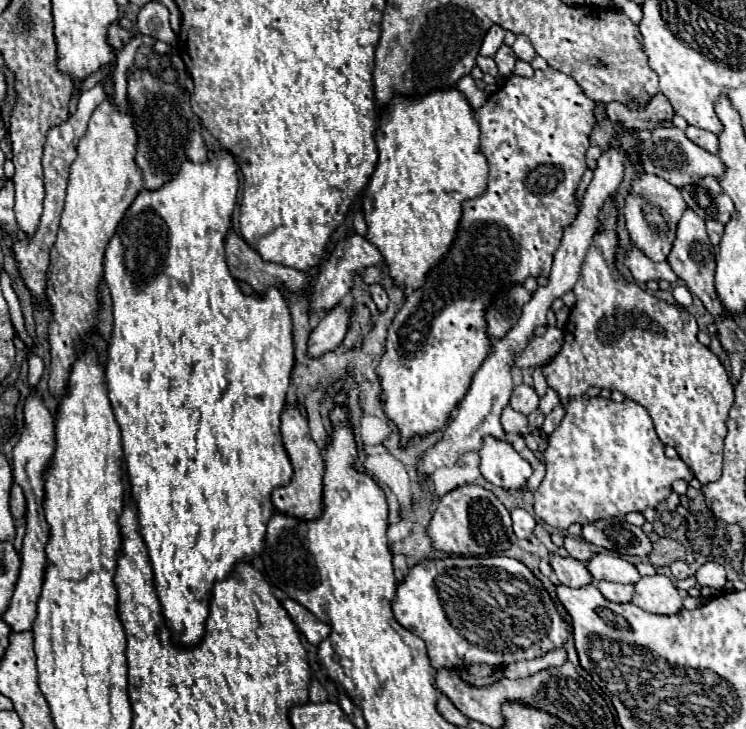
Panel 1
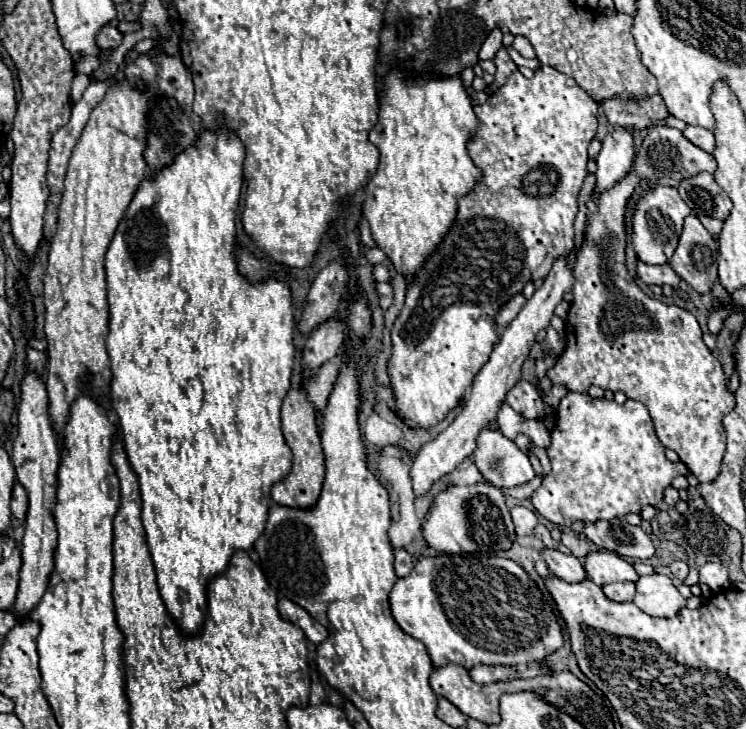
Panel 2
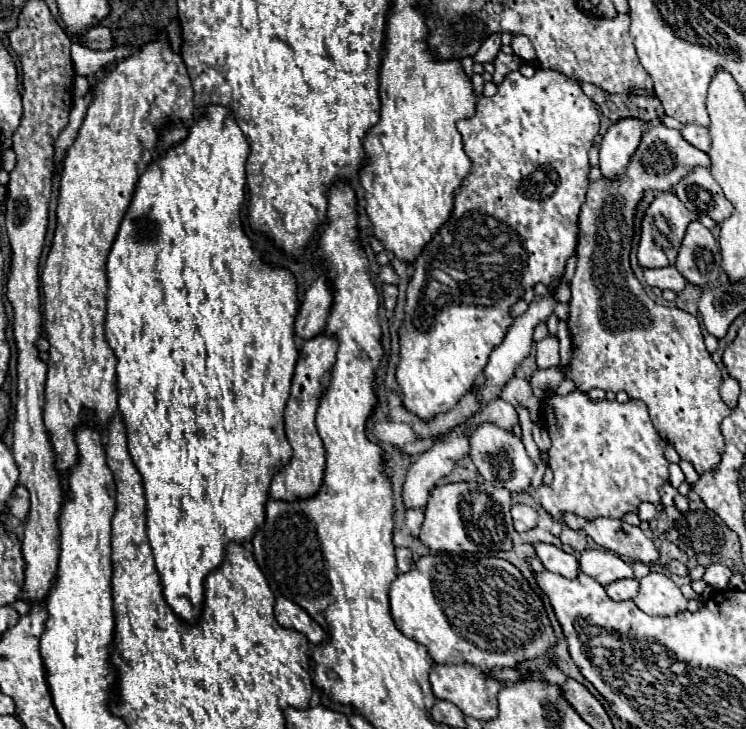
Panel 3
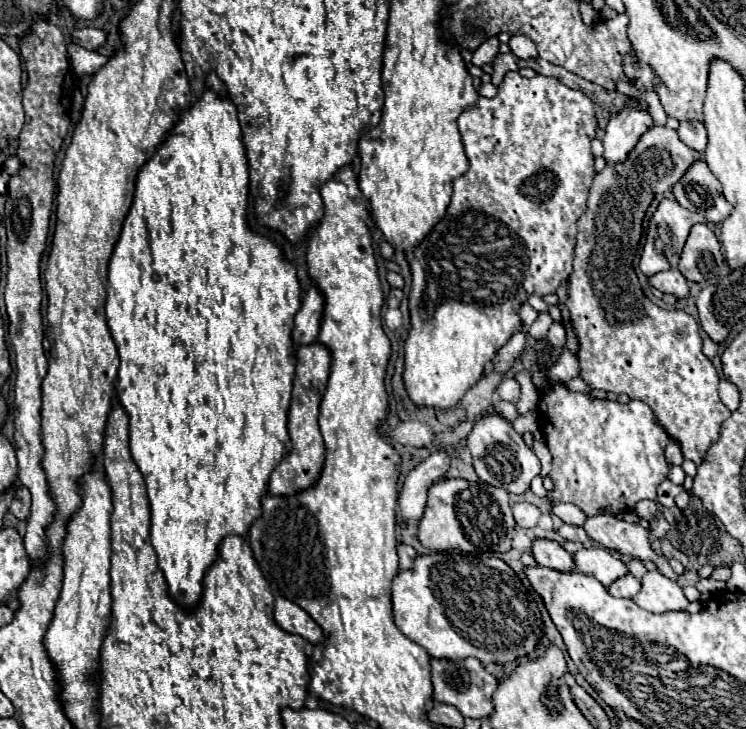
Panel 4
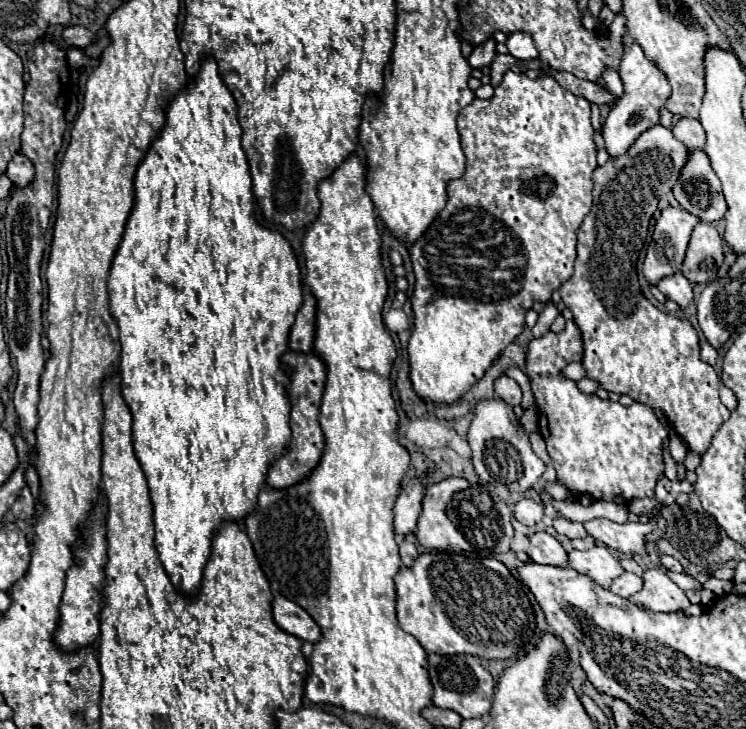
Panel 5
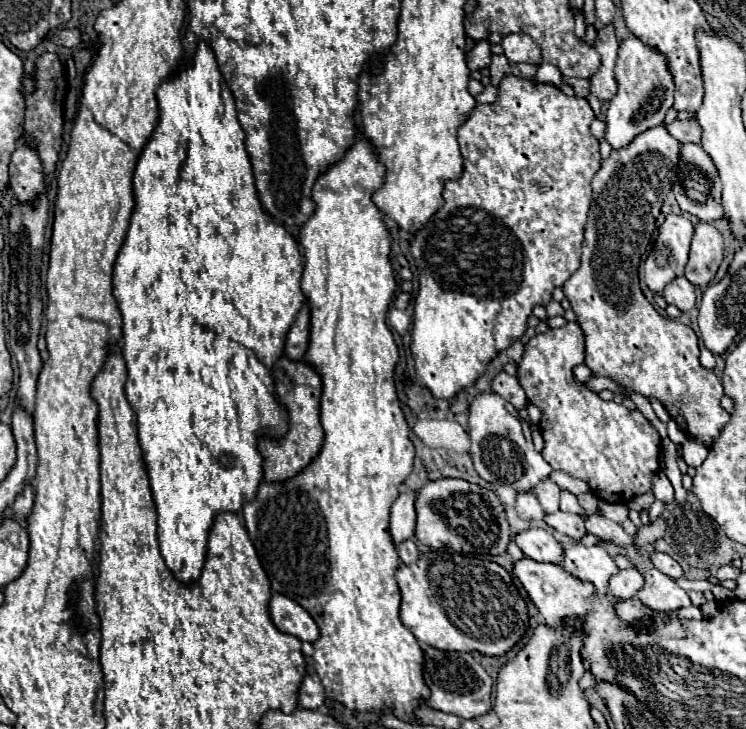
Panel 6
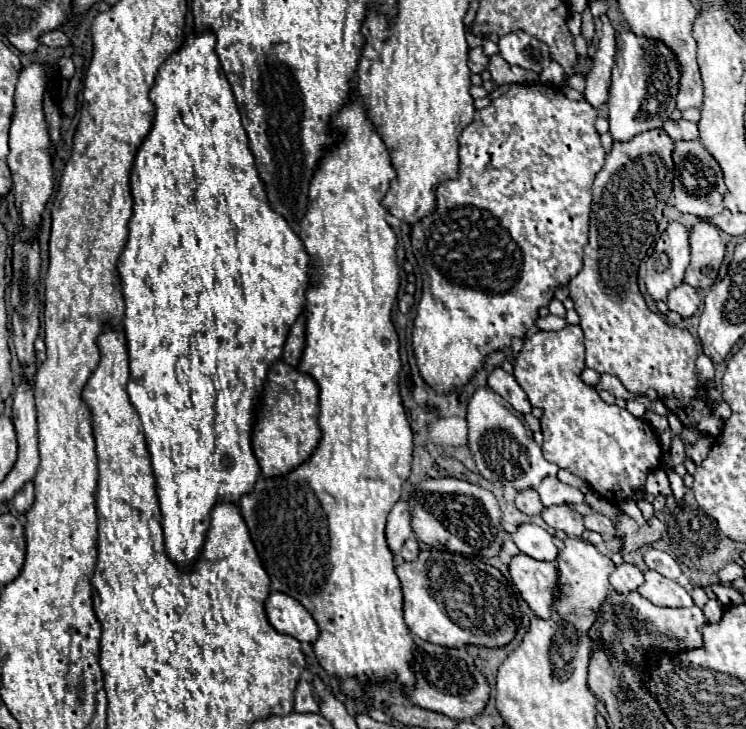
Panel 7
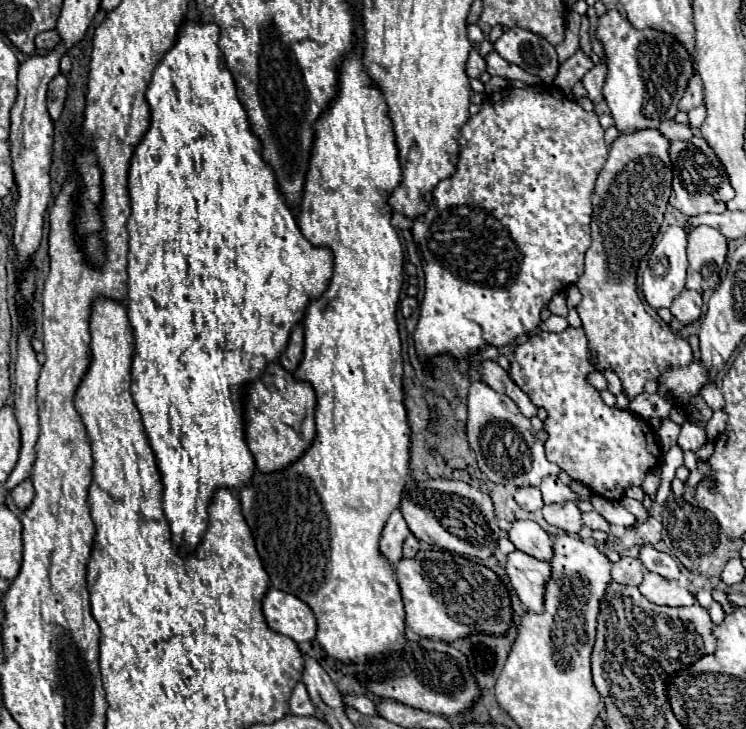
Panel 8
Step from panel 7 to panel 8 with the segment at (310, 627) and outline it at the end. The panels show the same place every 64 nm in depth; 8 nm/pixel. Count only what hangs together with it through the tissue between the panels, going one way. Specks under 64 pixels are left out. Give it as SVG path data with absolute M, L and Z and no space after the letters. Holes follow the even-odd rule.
M270 588L262 600L262 612L274 632L292 638L296 644L314 640L316 636L314 612L292 594Z

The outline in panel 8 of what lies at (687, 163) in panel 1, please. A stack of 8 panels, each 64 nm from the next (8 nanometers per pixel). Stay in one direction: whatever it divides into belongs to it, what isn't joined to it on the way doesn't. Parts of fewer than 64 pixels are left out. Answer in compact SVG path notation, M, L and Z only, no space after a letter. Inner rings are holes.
M640 130L632 136L618 136L610 146L608 160L598 174L592 190L592 246L586 252L586 268L578 278L576 286L582 292L582 302L576 308L582 318L582 328L586 330L590 348L596 352L598 370L614 370L624 386L628 398L644 392L646 380L656 380L656 376L672 366L688 366L692 362L692 348L686 338L672 334L670 328L662 328L642 306L636 292L636 270L640 258L650 250L662 216L672 194L672 164L668 158L668 140L658 130Z

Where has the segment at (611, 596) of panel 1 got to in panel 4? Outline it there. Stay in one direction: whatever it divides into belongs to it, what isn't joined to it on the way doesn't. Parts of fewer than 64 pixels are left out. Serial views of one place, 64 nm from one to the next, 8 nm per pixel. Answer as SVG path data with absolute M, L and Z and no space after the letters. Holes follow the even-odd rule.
M626 574L626 576L622 576L622 578L618 578L610 588L608 588L608 592L612 594L612 596L618 596L618 598L634 598L638 592L640 592L640 580L638 578L634 578L632 574Z

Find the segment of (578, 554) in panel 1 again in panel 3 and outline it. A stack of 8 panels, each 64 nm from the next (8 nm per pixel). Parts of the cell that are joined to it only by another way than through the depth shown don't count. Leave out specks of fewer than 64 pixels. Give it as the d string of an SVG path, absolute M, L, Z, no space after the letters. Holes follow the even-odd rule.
M564 526L562 534L560 534L560 540L562 540L562 544L570 544L578 552L588 548L588 536L584 534L584 530L572 530L572 528Z

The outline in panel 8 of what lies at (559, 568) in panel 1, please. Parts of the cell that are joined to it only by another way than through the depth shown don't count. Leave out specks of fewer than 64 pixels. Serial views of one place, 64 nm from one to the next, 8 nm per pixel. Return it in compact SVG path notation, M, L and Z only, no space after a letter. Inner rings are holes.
M532 520L512 522L512 526L508 530L508 538L518 550L522 550L522 552L526 552L538 560L550 560L552 558L550 536Z

